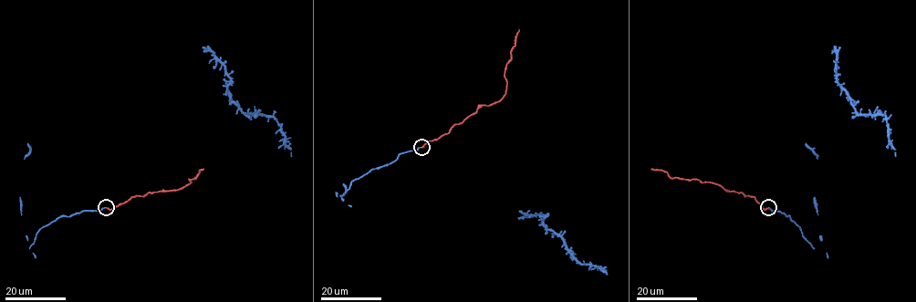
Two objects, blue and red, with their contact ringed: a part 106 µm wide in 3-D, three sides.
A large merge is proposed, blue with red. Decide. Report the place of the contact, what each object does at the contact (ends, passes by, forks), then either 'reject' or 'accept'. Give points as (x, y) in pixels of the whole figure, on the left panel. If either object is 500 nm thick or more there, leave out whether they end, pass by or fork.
at (106, 207); blue ends there; red ends there; accept

